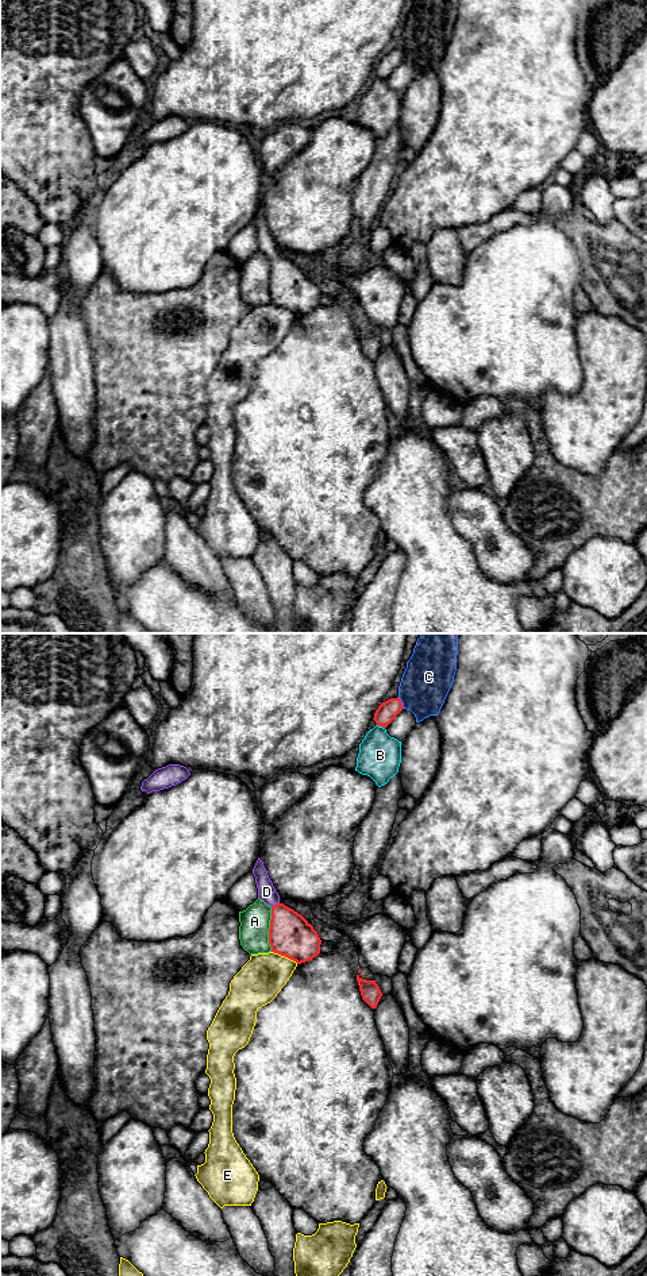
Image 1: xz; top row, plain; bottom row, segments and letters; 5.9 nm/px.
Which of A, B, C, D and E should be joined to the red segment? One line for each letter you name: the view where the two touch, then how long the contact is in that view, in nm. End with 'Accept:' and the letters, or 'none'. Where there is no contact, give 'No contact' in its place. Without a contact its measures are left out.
D: Touches red in xz. Shared border 60 nm
Accept: D

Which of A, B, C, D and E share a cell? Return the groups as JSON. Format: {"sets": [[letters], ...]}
{"sets": [["A"], ["B"], ["C"], ["D"], ["E"]]}

